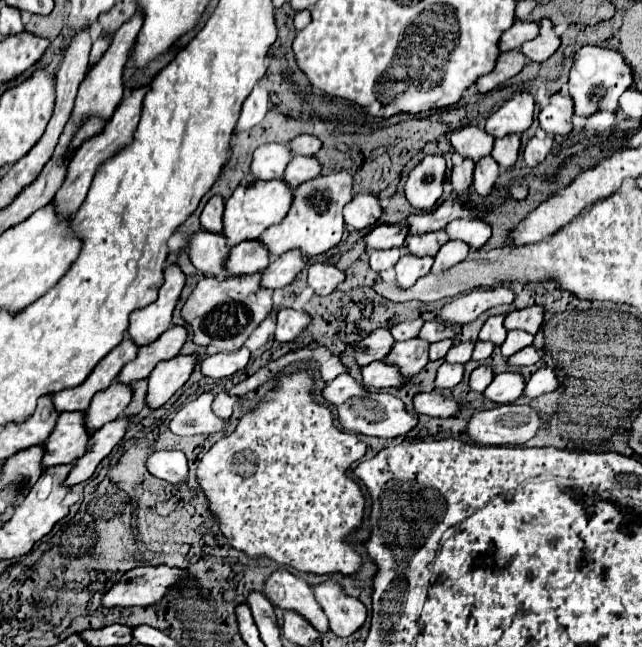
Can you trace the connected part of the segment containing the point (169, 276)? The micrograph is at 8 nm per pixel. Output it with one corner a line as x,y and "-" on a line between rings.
169,265
165,269
165,281
159,287
159,297
155,303
147,305
141,311
133,311
129,319
129,337
135,345
143,347
159,339
163,331
171,327
171,313
183,289
185,275
177,265

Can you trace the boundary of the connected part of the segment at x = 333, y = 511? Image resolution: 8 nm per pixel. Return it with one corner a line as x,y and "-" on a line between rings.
301,369
279,375
273,389
249,413
241,415
235,431
219,439
203,455
197,465
197,483
229,545
243,551
249,559
267,557
281,567
315,575
355,575
363,559
343,541
361,527
365,497
347,471
365,451
367,445
357,435
337,429
331,409
313,399
313,371

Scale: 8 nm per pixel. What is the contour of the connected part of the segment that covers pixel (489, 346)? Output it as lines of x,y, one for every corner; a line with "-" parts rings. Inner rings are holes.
477,341
477,343
475,343
475,351
473,351
473,359
475,359
475,361
487,359
487,357
491,357
493,349
495,349
495,345
493,345
491,341

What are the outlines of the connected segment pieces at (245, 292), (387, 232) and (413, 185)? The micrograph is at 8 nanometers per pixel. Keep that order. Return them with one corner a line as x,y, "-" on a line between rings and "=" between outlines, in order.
261,273
243,275
241,279
201,279
181,309
181,317
193,331
193,343
203,347
211,345
219,351
241,349
249,335
273,309
273,291
259,287
259,279
=
395,223
395,225
377,225
369,235
365,235
369,249
393,249
403,247
405,237
409,233
409,223
=
429,155
411,169
405,183
405,197
415,209
429,211
443,195
443,183
445,159
441,155

